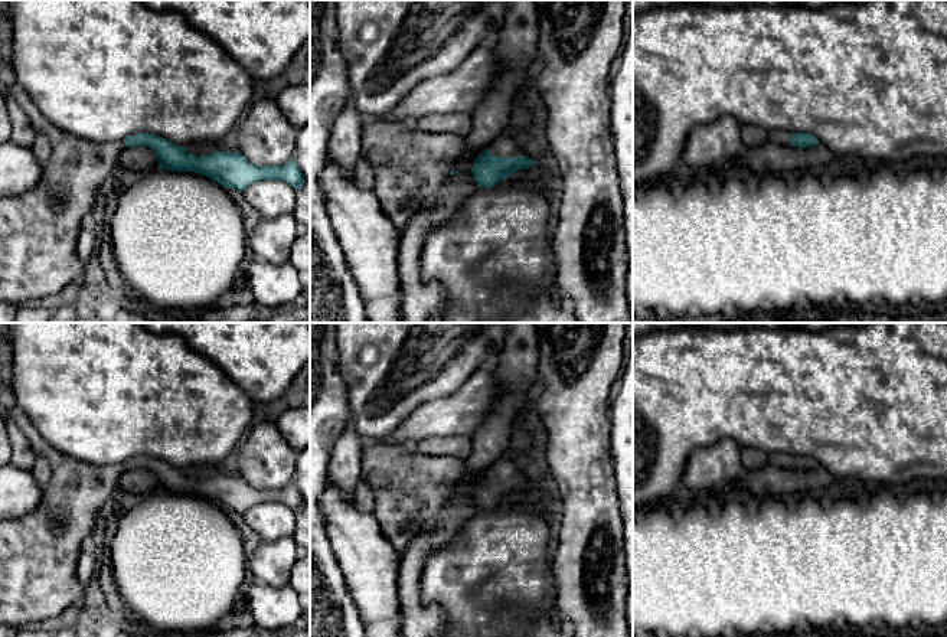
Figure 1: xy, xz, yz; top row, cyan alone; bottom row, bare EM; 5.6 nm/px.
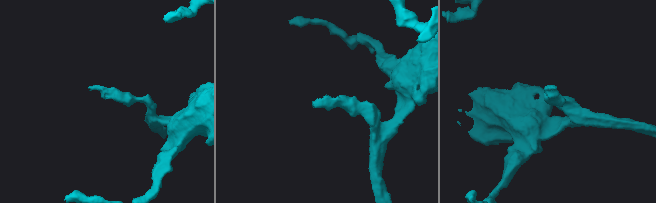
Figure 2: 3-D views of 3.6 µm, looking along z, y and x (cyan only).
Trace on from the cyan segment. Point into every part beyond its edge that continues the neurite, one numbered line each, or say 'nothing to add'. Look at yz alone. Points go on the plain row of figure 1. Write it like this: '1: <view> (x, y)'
1: yz (779, 460)

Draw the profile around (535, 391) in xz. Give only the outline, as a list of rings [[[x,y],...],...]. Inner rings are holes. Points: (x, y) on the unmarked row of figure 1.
[[[536,380],[532,388],[528,392],[528,396],[522,405],[522,408],[519,409],[517,415],[523,414],[523,412],[529,412],[529,411],[535,411],[535,399],[541,395],[542,392],[542,385],[539,380]]]

